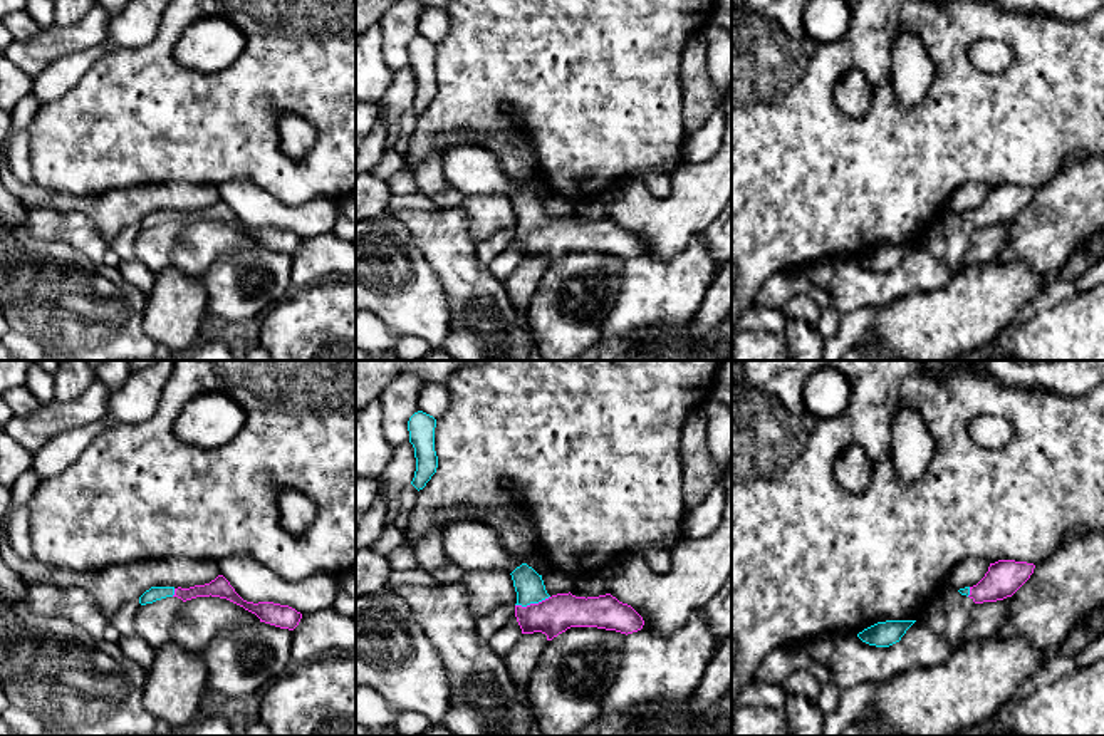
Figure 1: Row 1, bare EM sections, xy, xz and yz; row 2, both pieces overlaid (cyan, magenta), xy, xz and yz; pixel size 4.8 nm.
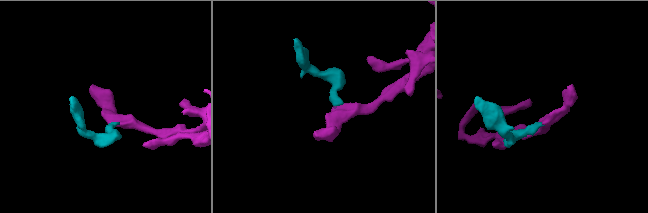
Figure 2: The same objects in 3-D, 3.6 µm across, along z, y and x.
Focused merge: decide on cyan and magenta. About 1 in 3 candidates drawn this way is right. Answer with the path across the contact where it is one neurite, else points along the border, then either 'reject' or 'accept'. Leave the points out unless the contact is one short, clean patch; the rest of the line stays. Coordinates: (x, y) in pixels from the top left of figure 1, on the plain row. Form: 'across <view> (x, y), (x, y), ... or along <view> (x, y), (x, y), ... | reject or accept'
across xz (529, 210), (532, 227), (542, 237), (559, 237) | accept

